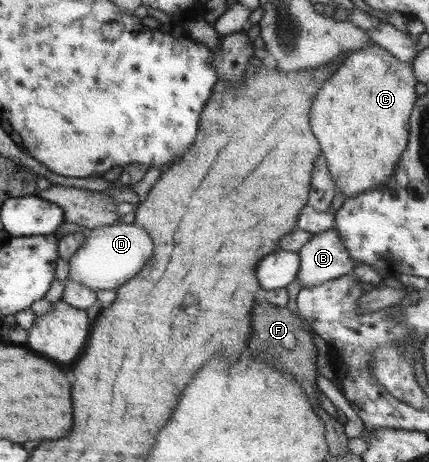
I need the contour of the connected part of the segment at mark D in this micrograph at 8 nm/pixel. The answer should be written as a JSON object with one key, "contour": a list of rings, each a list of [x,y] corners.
{"contour":[[[123,221],[108,226],[97,227],[90,231],[85,243],[69,259],[68,279],[73,279],[91,291],[116,290],[125,281],[135,277],[147,259],[153,253],[153,243],[143,227],[137,223],[127,224]]]}

